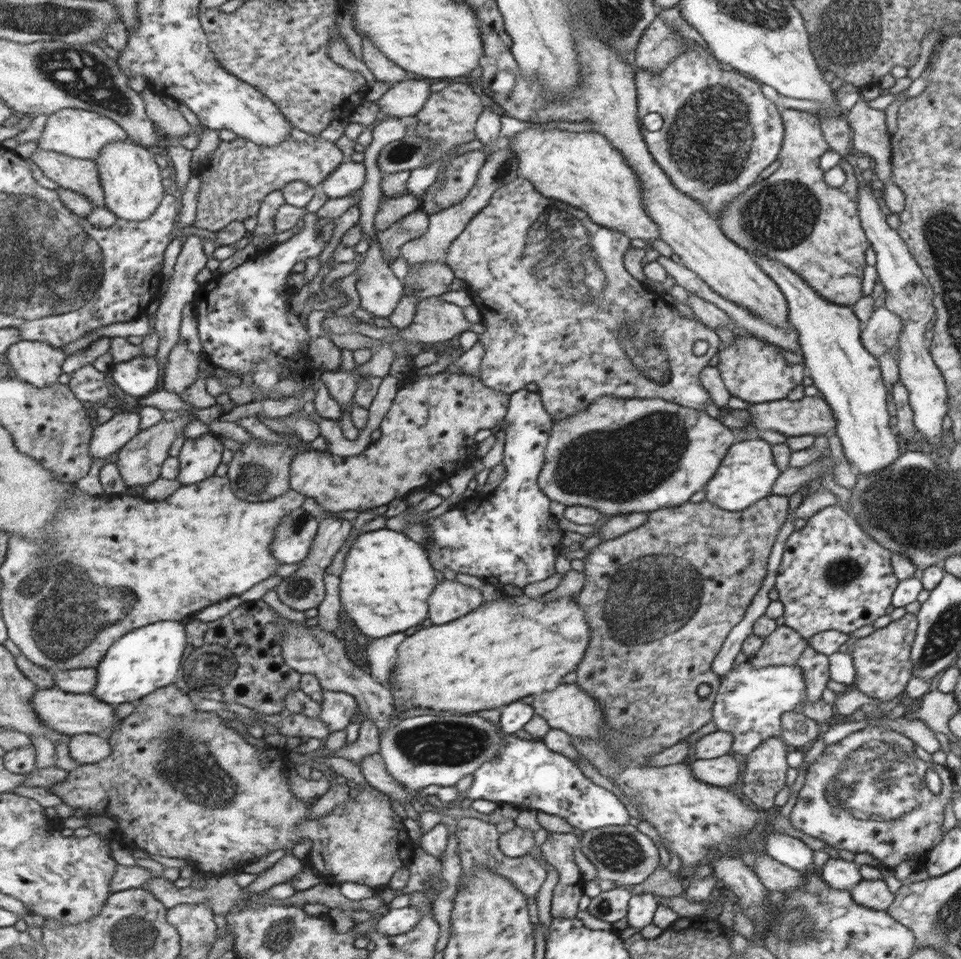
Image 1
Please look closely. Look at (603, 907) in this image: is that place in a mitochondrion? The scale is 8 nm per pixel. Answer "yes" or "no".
yes

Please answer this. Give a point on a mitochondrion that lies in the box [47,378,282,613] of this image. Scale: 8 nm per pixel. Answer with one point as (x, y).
(255, 479)

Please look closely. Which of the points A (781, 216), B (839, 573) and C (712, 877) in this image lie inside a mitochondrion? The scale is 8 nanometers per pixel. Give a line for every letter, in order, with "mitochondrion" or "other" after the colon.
A: mitochondrion
B: mitochondrion
C: other

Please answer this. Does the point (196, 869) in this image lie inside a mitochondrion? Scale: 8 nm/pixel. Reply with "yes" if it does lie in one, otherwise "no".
no

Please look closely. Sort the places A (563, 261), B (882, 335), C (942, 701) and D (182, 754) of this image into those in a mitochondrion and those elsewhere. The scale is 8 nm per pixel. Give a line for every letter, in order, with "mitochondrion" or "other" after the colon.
A: mitochondrion
B: mitochondrion
C: other
D: mitochondrion

